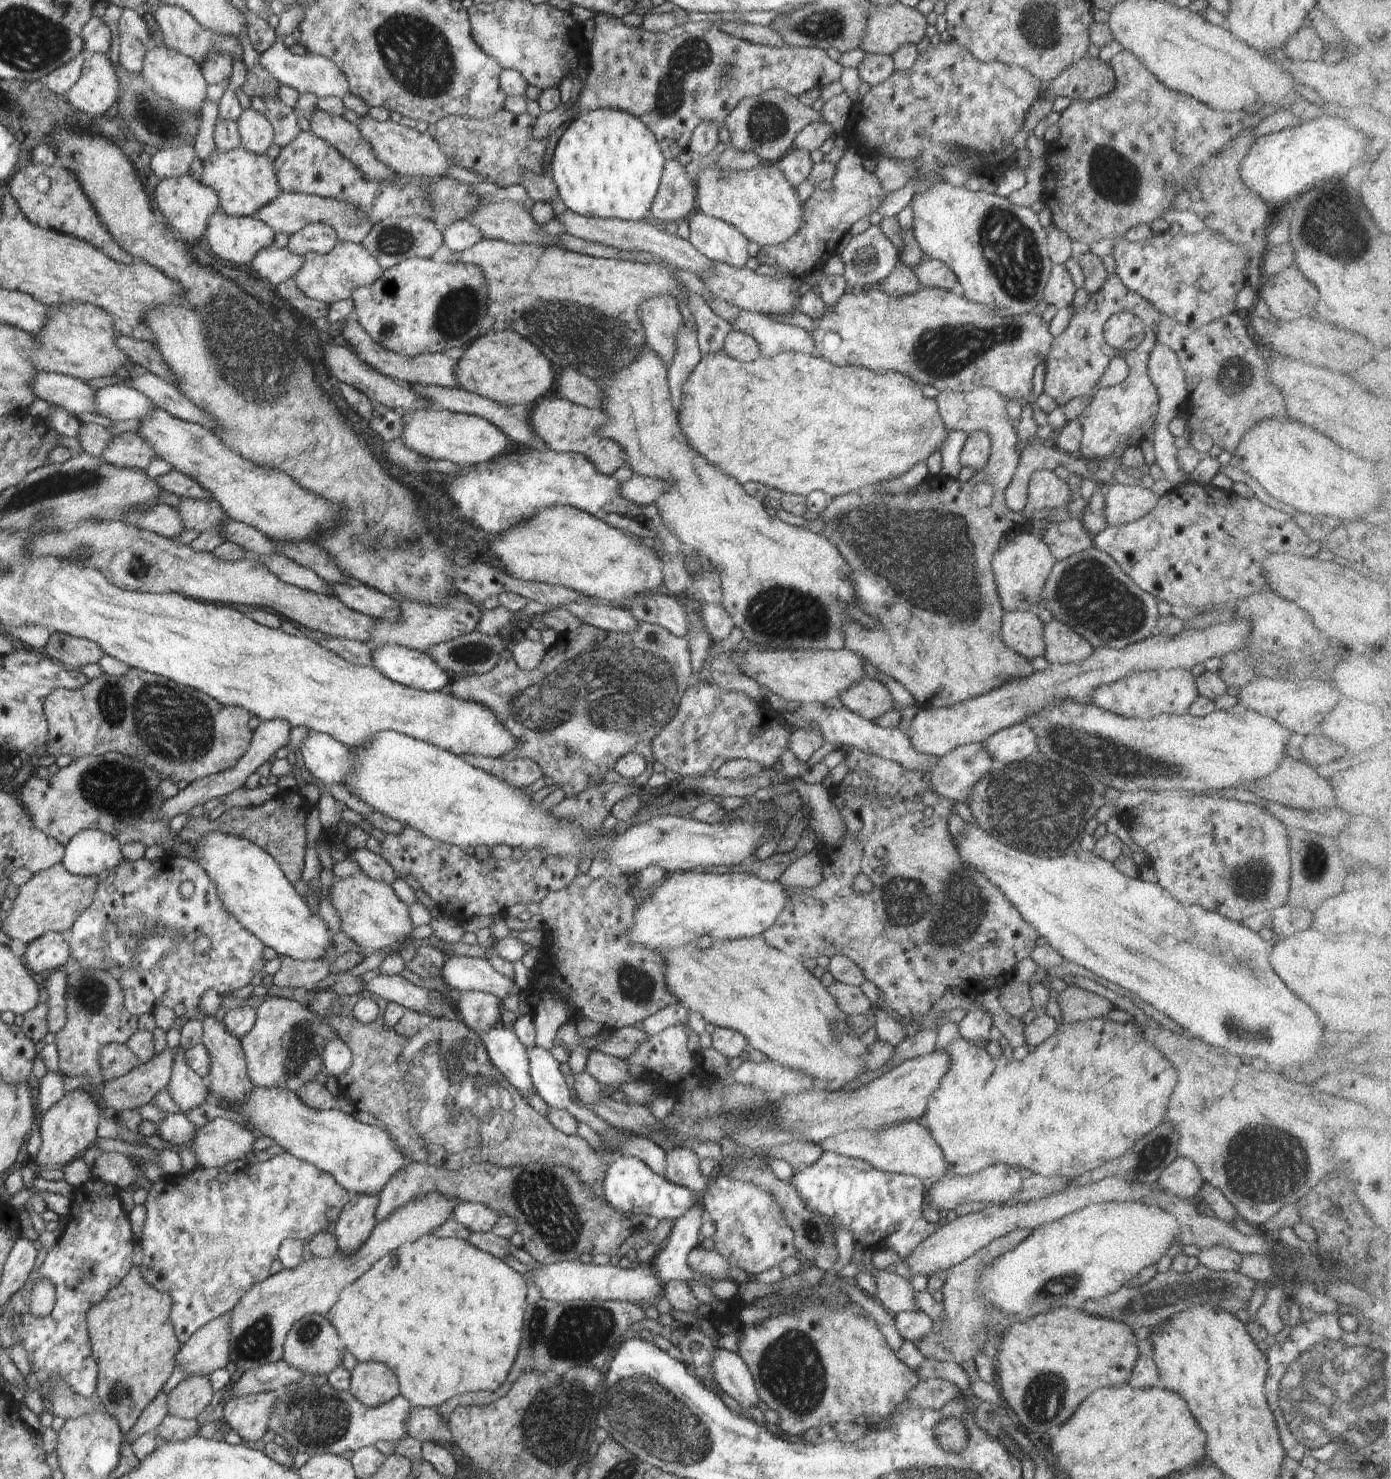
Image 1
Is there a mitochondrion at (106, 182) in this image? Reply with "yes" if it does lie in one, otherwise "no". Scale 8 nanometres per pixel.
no

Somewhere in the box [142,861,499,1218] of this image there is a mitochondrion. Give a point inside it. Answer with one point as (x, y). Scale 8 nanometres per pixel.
(303, 1041)

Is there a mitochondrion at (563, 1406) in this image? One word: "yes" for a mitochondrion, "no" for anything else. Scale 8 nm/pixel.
yes

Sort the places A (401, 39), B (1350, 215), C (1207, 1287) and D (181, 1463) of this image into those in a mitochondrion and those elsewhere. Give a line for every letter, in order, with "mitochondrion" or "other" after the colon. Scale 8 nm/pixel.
A: mitochondrion
B: mitochondrion
C: other
D: other

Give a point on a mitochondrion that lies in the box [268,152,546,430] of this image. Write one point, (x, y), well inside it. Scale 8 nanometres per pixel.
(456, 313)

